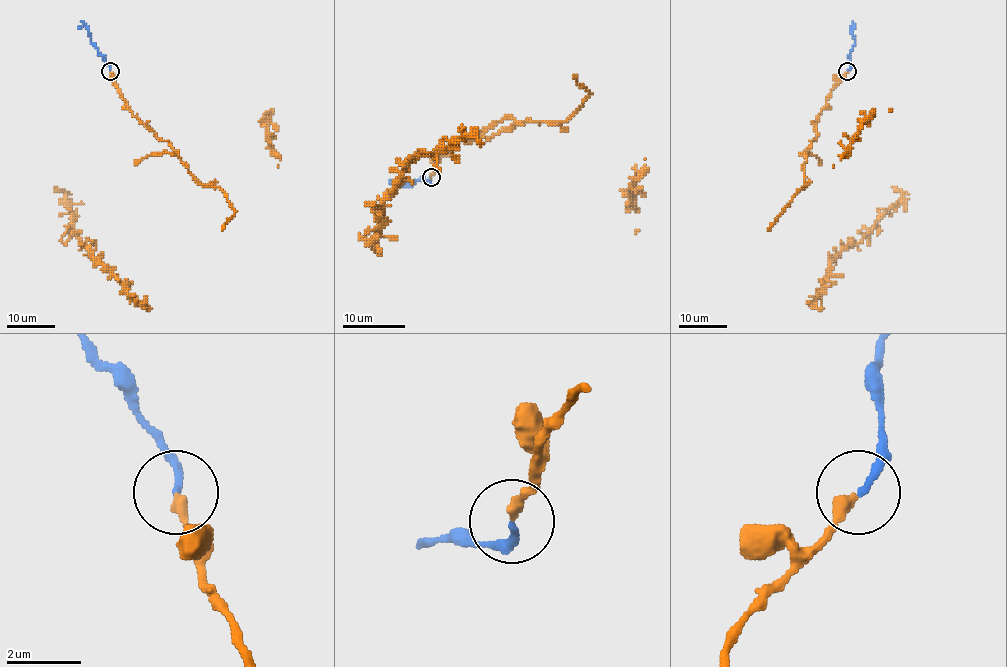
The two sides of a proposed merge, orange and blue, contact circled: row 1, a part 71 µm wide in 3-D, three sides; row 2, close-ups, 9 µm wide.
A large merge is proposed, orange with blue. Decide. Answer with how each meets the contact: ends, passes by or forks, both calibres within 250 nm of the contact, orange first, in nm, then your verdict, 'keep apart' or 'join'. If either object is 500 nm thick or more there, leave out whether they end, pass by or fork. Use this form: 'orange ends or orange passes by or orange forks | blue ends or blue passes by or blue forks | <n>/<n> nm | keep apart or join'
orange ends | blue ends | 320/190 nm | join

